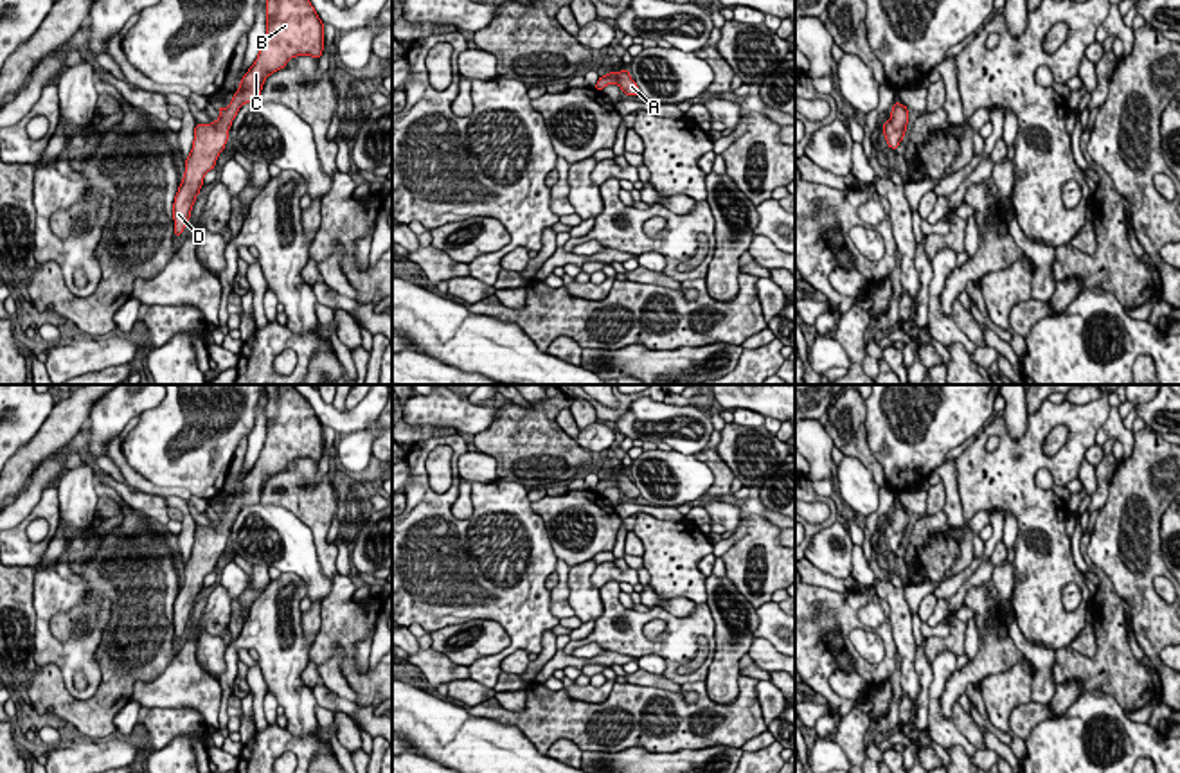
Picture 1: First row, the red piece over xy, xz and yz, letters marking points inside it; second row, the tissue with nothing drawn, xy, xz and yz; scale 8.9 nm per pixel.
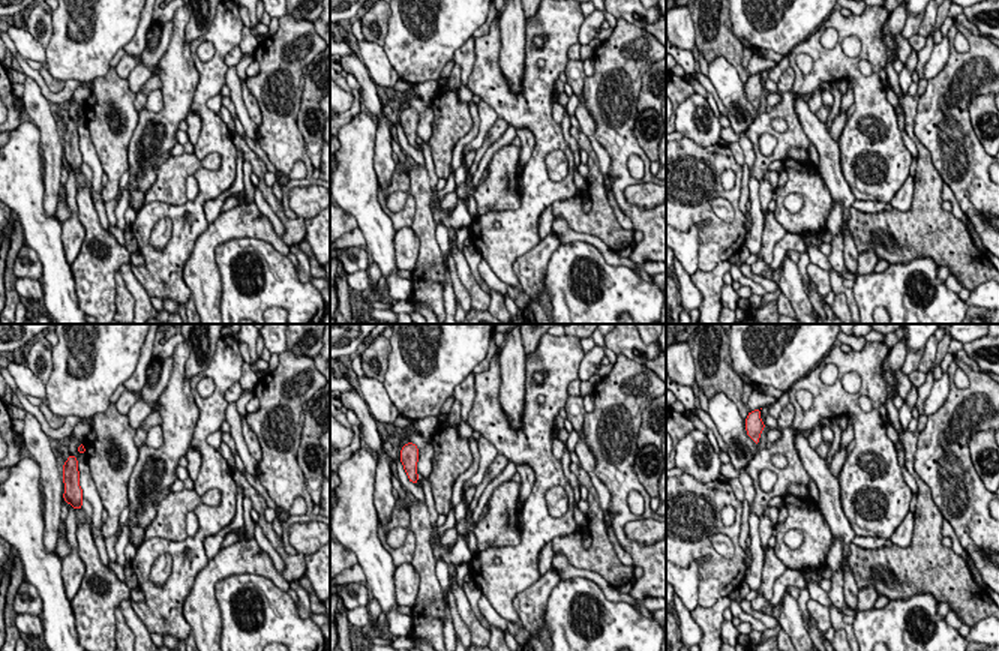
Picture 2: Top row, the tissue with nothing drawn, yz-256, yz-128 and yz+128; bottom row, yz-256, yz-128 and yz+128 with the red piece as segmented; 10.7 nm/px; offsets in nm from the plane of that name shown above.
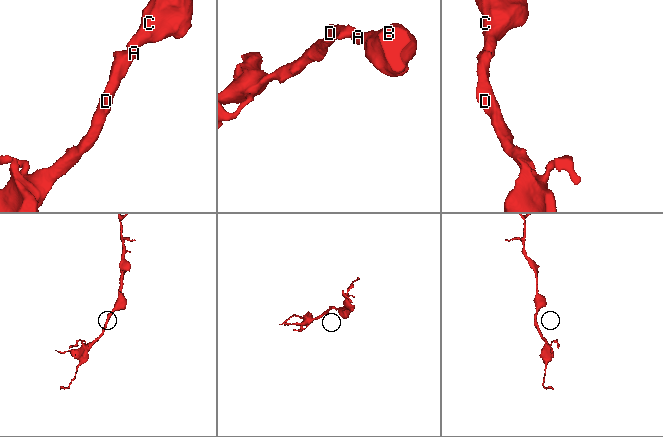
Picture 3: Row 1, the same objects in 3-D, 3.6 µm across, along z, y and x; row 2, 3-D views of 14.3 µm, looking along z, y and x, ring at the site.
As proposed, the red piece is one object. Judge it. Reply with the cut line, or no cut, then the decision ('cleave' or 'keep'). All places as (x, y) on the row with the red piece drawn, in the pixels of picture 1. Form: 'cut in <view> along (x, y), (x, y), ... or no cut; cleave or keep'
no cut; keep

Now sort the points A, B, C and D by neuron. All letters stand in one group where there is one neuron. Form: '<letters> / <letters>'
A B C D

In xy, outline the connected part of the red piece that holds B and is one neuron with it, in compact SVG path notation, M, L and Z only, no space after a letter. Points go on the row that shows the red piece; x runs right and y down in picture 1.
M266 0L266 38L257 59L239 83L239 90L219 119L196 124L192 149L185 160L185 173L173 203L174 237L178 237L203 187L205 174L216 167L219 153L228 140L228 129L239 108L261 99L268 76L286 67L291 58L311 56L320 59L324 50L324 23L309 0Z

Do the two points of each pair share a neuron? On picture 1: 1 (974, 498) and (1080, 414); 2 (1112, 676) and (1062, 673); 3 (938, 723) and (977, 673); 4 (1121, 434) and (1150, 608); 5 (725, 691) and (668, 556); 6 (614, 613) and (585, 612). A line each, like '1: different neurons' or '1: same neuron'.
1: same neuron
2: same neuron
3: different neurons
4: different neurons
5: different neurons
6: different neurons

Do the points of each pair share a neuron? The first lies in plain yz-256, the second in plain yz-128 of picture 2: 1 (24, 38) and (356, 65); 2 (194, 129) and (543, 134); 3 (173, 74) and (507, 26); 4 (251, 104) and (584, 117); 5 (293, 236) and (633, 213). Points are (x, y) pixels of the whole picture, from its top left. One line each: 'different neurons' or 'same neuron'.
1: different neurons
2: different neurons
3: same neuron
4: same neuron
5: different neurons

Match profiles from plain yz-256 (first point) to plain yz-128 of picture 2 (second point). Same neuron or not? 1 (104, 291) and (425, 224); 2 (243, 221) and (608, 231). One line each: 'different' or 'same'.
1: same
2: different

